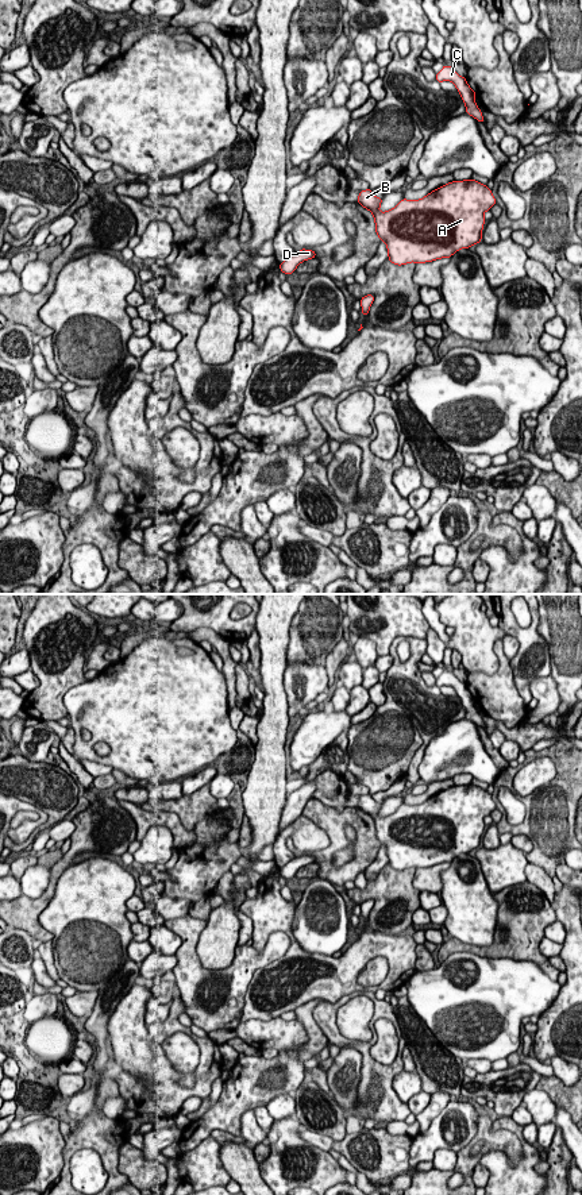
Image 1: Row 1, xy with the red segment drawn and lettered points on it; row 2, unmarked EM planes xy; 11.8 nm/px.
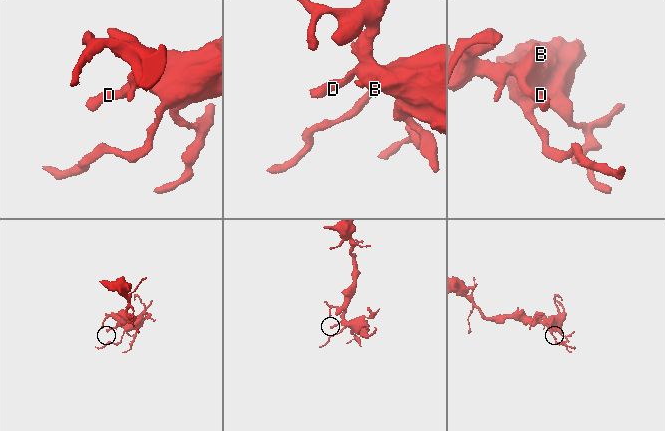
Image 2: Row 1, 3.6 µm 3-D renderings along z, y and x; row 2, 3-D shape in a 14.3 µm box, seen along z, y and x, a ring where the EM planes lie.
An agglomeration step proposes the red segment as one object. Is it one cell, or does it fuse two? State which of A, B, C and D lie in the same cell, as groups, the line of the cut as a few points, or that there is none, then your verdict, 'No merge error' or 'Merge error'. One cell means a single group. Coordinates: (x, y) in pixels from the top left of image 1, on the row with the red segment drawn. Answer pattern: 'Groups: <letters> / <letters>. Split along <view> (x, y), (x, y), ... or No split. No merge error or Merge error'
Groups: A B C D. No split. No merge error

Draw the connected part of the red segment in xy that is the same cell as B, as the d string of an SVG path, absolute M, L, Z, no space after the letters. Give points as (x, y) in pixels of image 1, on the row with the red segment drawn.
M454 180L452 182L432 190L420 200L402 198L393 209L389 209L386 212L379 211L382 197L375 197L371 189L361 190L356 203L373 213L375 221L375 232L379 236L381 242L386 243L389 254L388 259L392 263L401 266L411 262L424 263L440 258L450 258L460 248L469 248L470 246L479 243L485 224L483 213L486 211L490 211L490 208L496 204L496 198L492 194L492 189L475 180Z

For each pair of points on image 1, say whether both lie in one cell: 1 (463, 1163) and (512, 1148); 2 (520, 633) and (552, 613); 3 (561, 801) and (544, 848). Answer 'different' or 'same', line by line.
1: same
2: different
3: same

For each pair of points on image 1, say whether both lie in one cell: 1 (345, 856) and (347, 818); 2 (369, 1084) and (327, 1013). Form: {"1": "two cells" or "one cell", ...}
{"1": "two cells", "2": "one cell"}

